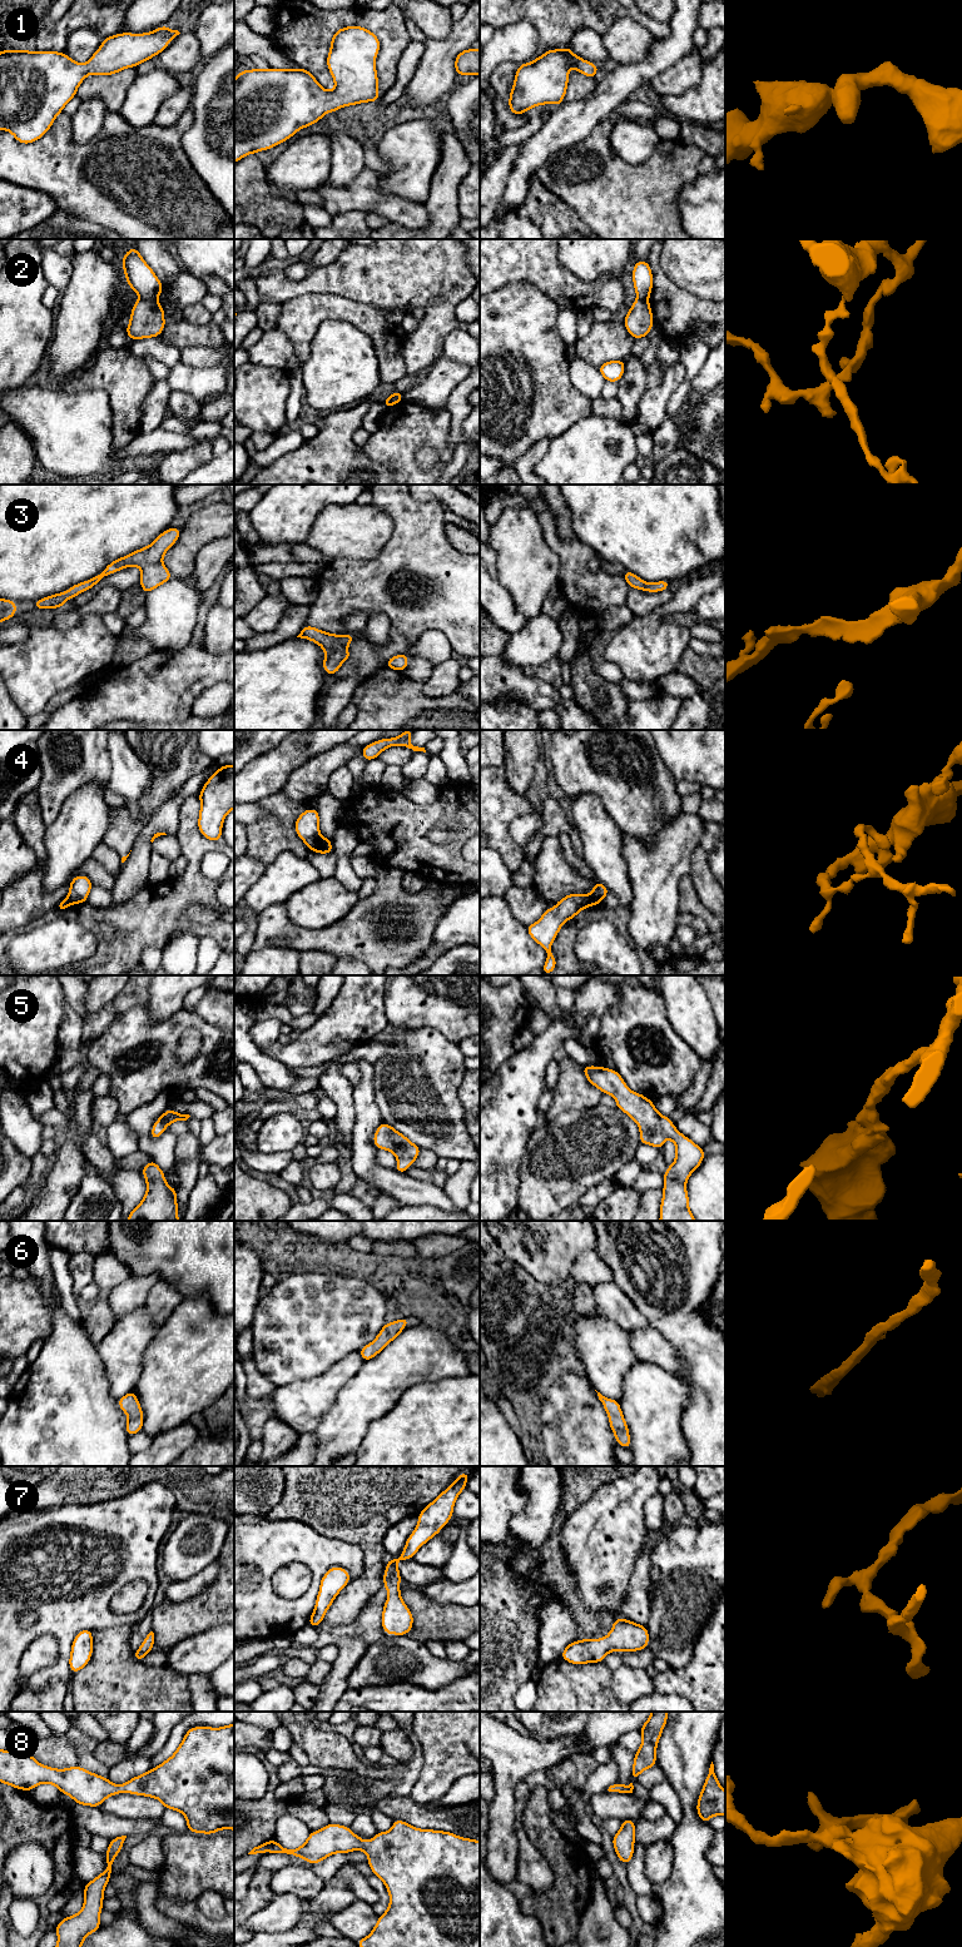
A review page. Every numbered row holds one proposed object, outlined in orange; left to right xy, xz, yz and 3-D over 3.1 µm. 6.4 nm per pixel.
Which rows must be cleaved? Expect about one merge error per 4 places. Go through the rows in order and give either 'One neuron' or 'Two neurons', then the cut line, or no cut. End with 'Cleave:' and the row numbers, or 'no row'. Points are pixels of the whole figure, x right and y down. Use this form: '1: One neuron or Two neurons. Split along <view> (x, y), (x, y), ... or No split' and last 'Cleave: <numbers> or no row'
1: One neuron. No split
2: Two neurons. Split along xy (140, 297), (155, 299)
3: One neuron. No split
4: Two neurons. Split along xz (320, 835), (312, 850)
5: One neuron. No split
6: One neuron. No split
7: One neuron. No split
8: One neuron. No split
Cleave: 2, 4

